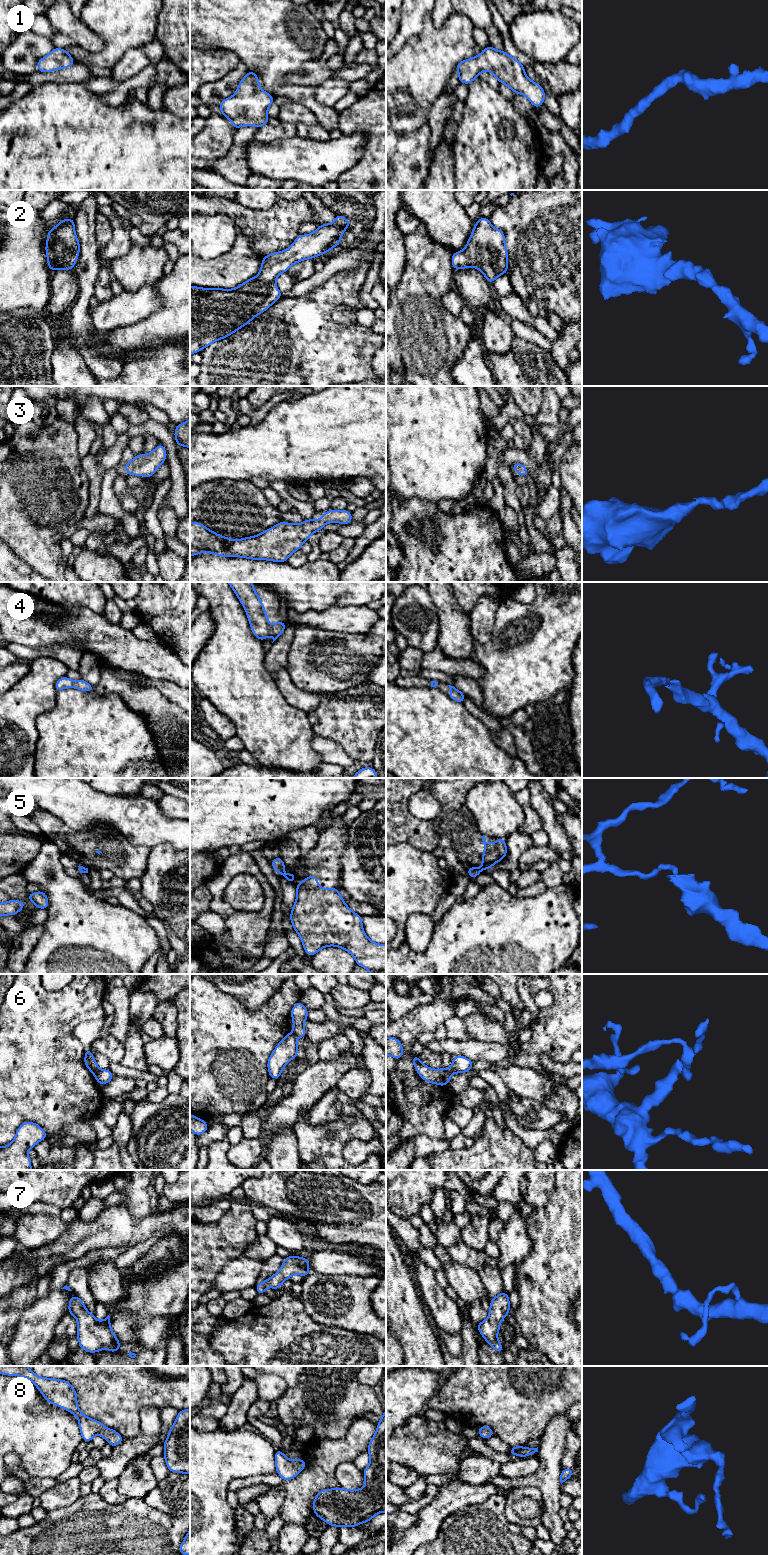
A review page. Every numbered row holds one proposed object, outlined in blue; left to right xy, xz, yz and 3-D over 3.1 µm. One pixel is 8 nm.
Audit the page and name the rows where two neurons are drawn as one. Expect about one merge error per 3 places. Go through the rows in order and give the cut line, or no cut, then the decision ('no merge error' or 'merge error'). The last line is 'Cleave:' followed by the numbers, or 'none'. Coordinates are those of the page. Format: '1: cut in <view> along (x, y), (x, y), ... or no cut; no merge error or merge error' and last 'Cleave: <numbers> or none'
1: no cut; no merge error
2: no cut; no merge error
3: no cut; no merge error
4: no cut; no merge error
5: cut in yz along (478, 868), (481, 870); merge error
6: cut in xy along (99, 1069), (95, 1076); merge error
7: no cut; no merge error
8: no cut; no merge error
Cleave: 5, 6

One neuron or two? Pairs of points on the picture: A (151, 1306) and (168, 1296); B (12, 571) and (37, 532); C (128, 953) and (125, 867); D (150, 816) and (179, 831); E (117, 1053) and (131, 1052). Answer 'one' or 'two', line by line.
A: one
B: two
C: two
D: one
E: two

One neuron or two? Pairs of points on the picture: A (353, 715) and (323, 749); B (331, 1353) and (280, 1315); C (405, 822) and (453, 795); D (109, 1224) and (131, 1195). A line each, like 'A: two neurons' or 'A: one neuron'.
A: two neurons
B: one neuron
C: two neurons
D: two neurons

